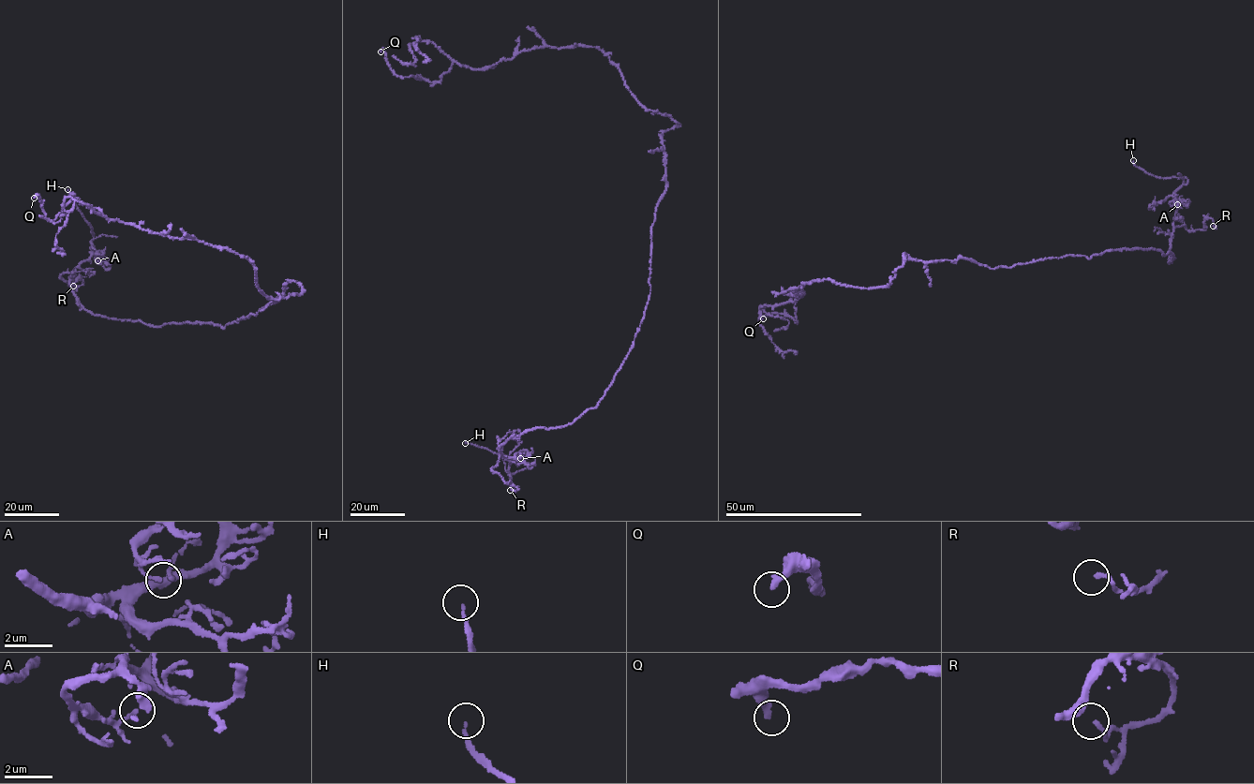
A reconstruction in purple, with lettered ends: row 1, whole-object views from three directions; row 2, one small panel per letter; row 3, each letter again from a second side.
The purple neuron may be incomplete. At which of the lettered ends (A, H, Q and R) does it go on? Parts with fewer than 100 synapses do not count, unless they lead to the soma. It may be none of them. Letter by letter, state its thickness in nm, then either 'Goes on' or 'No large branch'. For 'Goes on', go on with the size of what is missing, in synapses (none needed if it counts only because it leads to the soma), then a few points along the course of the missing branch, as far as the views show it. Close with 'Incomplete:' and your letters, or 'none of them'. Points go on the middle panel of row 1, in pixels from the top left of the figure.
A: Thickness 100 nm. No large branch
H: Thickness 130 nm. Goes on. Course of what is missing: (465, 443), (458, 444), (450, 439)
Q: Thickness 280 nm. No large branch
R: Thickness 170 nm. No large branch
Incomplete: H

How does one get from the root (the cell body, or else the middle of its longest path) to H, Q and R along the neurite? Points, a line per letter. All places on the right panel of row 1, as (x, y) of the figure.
H: (972, 261), (1011, 267), (1137, 247), (1172, 254), (1169, 263), (1173, 193), (1187, 180), (1158, 178), (1133, 160)
Q: (972, 261), (904, 253), (888, 286), (810, 282), (789, 301), (801, 292), (797, 323), (776, 312), (763, 318)
R: (972, 261), (1011, 267), (1137, 247), (1172, 254), (1169, 263), (1176, 227), (1204, 229), (1209, 217), (1213, 226)

